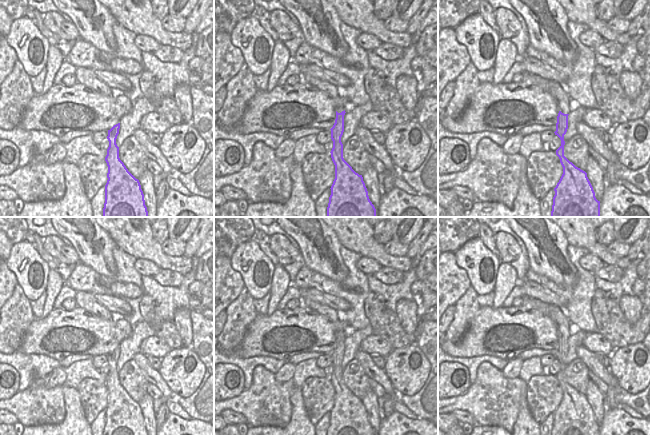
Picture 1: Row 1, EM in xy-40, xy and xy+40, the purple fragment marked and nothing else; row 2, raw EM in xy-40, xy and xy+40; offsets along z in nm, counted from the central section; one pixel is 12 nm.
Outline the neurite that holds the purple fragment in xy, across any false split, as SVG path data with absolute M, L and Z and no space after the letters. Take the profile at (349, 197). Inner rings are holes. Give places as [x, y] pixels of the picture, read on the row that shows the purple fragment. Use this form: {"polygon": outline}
{"polygon": "M348 101L336 108L336 119L331 130L333 148L331 158L335 165L335 179L327 207L327 217L376 217L376 209L369 199L362 175L356 173L343 158L341 137L344 115L353 105Z"}

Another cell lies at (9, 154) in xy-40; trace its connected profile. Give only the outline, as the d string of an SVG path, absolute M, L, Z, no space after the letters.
M0 139L0 176L10 175L19 167L19 149L10 141Z

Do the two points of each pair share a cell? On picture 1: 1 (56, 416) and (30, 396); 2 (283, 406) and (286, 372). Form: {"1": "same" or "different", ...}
{"1": "same", "2": "different"}

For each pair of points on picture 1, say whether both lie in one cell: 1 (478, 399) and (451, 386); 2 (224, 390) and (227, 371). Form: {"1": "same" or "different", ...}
{"1": "different", "2": "same"}

